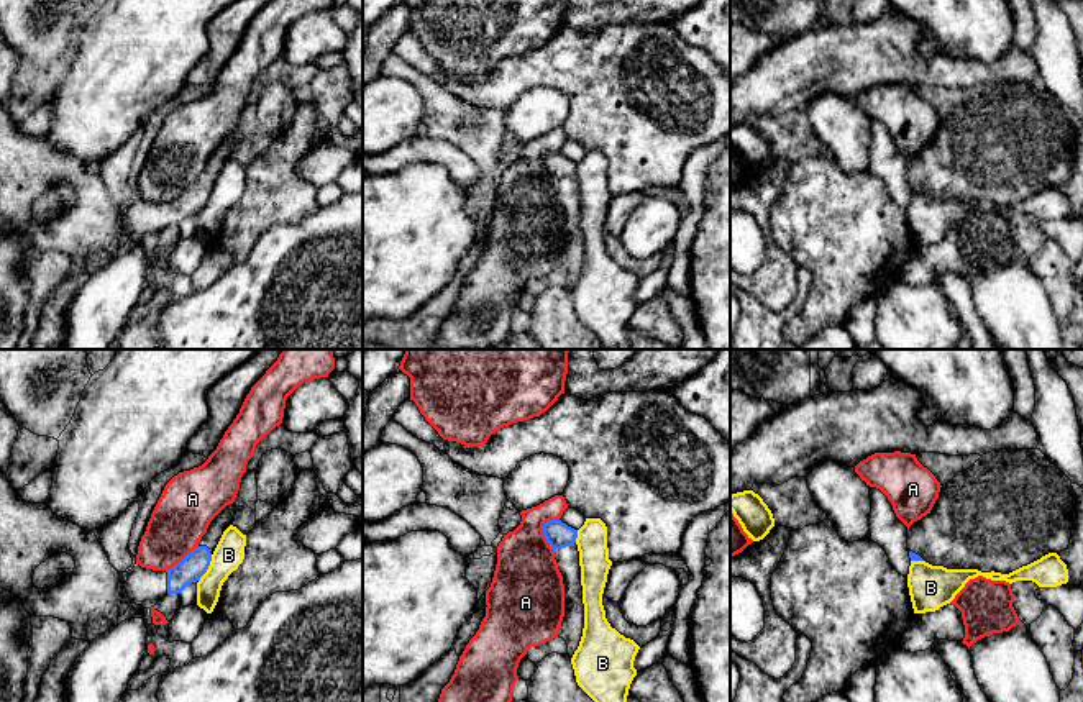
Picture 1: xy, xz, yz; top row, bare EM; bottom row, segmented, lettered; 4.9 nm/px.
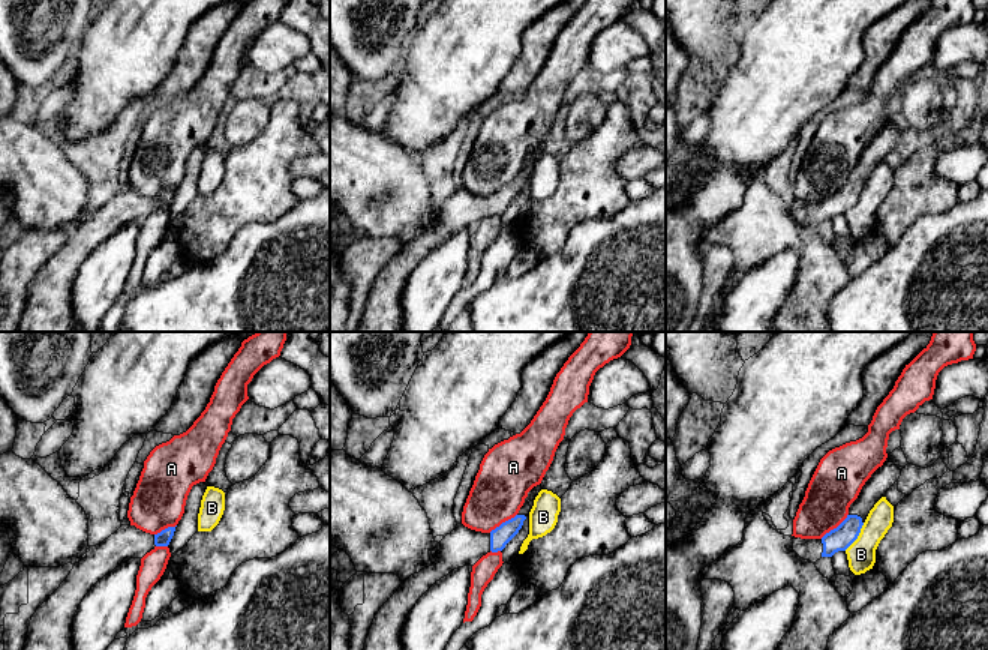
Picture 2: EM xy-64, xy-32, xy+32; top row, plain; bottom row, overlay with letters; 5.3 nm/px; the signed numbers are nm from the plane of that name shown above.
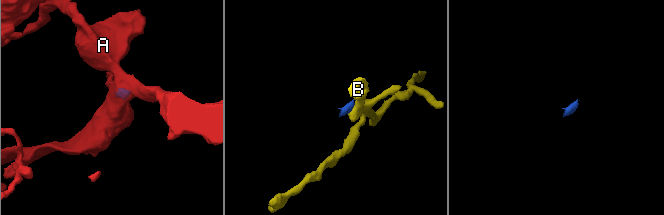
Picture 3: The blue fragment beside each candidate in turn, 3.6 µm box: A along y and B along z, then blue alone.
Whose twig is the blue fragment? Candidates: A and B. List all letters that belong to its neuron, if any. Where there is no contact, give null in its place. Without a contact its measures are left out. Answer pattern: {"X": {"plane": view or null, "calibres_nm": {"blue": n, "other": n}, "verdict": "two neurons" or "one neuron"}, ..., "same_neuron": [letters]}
{"A": {"plane": "xz", "calibres_nm": {"blue": 120, "other": 320}, "verdict": "two neurons"}, "B": {"plane": "xy", "calibres_nm": {"blue": 120, "other": 150}, "verdict": "two neurons"}, "same_neuron": []}

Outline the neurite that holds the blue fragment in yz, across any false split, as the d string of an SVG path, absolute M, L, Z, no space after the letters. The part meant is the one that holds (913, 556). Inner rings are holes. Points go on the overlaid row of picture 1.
M1003 449L983 454L973 467L944 484L932 510L907 530L911 561L947 569L978 569L1009 574L1049 553L1068 548L1073 528L1072 481L1040 449Z

